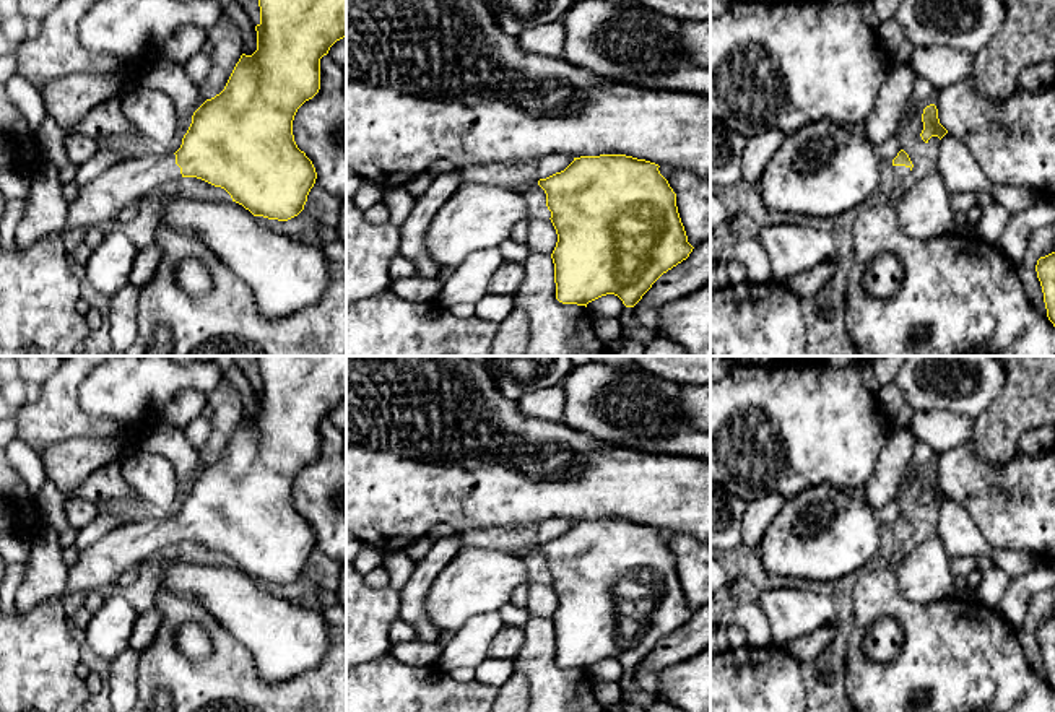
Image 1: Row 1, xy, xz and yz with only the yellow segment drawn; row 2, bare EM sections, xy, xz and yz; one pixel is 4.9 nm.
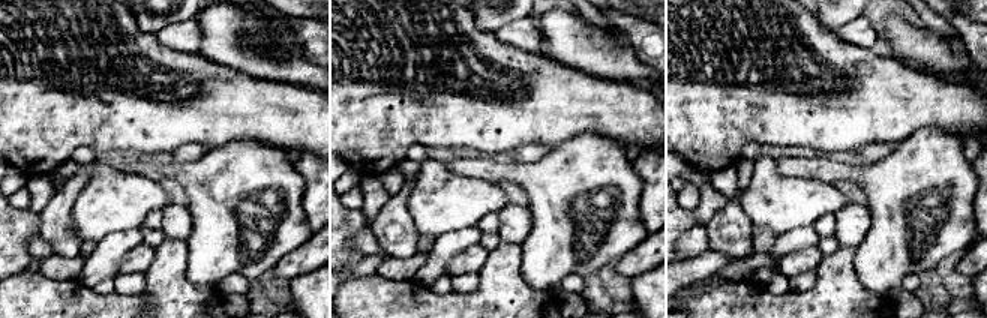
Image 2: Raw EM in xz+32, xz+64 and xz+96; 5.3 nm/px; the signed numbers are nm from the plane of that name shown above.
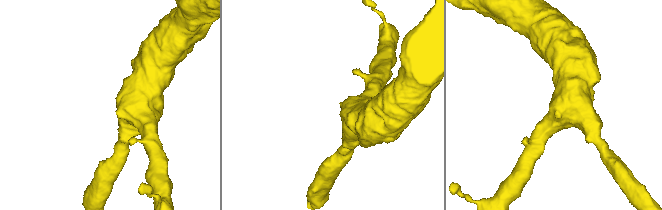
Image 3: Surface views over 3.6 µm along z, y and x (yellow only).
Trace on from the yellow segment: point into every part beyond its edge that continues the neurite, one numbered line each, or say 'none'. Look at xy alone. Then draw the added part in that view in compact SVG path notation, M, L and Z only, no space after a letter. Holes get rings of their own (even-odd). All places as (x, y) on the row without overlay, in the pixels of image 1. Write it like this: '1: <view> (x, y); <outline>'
1: xy (99, 566); M174 517L124 523L80 551L78 562L68 569L67 592L99 592L117 584L125 571L137 569L141 561L163 549L171 551L180 541Z

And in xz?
none

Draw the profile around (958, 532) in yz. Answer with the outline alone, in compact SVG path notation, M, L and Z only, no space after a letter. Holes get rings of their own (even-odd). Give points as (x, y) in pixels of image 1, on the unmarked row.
M949 496L940 504L938 536L948 558L992 556L993 551L967 509Z

